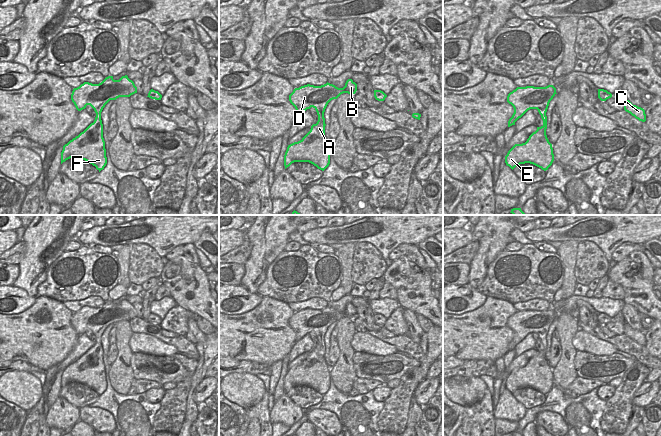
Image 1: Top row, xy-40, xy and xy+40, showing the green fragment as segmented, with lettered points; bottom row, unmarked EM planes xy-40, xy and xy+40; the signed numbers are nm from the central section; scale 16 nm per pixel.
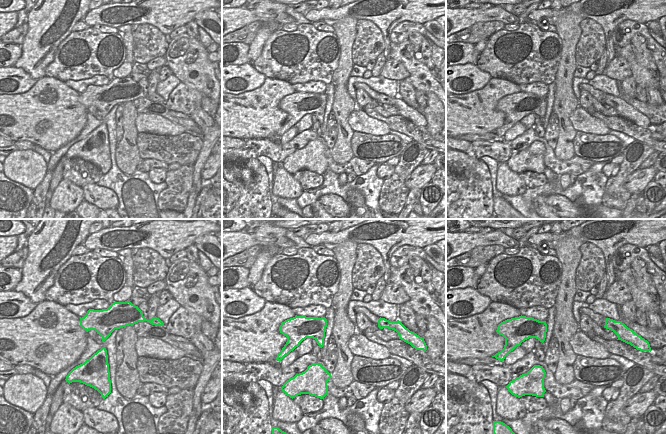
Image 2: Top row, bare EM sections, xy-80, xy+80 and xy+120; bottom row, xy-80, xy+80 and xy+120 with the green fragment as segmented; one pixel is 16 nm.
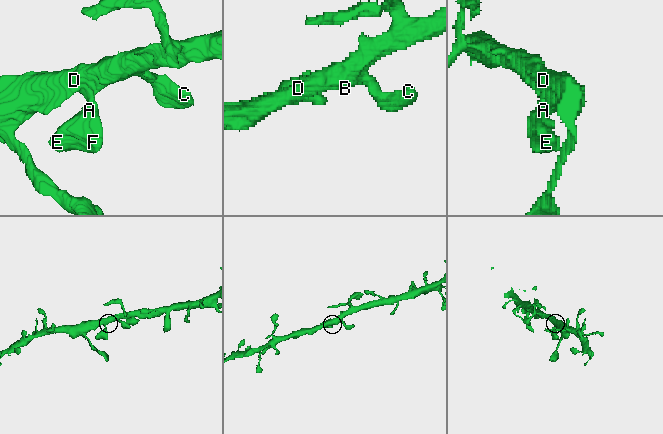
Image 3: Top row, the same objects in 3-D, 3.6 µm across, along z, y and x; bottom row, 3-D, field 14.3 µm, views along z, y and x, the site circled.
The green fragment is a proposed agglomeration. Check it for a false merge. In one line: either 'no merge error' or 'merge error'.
no merge error

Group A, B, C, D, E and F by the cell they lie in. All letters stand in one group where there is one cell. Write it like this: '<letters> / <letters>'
A B C D E F

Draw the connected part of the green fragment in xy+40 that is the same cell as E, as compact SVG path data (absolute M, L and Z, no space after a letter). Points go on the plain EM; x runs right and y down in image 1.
M553 309L546 311L517 311L507 320L507 326L514 332L514 337L508 345L508 351L515 349L528 334L537 333L543 344L543 349L537 351L527 365L515 368L505 380L505 387L512 394L520 388L530 387L546 395L554 385L552 368L549 366L546 336L550 325L556 319Z

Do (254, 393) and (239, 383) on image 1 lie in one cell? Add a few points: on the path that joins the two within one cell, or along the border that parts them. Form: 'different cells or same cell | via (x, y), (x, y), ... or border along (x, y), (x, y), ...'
same cell | via (250, 391), (243, 387)

